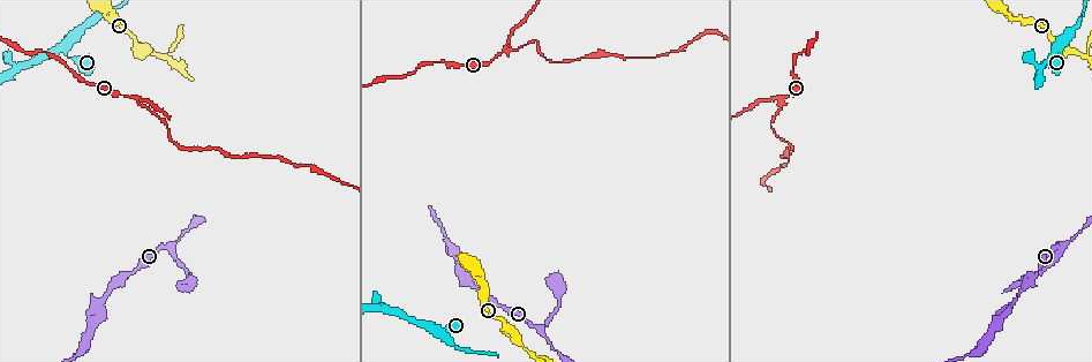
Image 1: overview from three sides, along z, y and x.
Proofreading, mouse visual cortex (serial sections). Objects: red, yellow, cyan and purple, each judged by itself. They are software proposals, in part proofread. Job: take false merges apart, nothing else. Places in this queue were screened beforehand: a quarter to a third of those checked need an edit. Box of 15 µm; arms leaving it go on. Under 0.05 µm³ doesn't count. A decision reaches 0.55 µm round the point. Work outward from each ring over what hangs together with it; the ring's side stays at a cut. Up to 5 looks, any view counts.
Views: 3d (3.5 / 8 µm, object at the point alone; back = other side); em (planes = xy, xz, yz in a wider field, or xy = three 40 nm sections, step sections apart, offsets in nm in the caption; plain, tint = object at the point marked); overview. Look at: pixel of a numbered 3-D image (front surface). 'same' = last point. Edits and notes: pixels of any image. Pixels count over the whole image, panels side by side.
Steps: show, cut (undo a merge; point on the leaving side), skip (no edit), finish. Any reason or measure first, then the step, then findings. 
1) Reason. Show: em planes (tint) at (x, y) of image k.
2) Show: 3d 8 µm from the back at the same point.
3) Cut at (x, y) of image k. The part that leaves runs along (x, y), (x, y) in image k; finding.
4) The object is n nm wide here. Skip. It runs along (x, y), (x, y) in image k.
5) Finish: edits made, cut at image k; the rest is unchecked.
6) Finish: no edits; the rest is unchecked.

Narrows sharply. Show: 3d 3.5 µm from the back at (105, 295) of image 1.

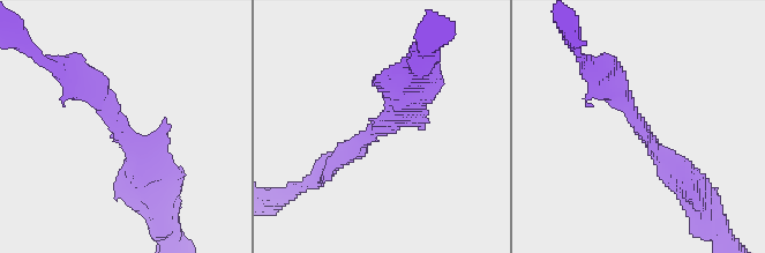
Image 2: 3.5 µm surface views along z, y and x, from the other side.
Show: em planes (plain) at (642, 133) of image 2.

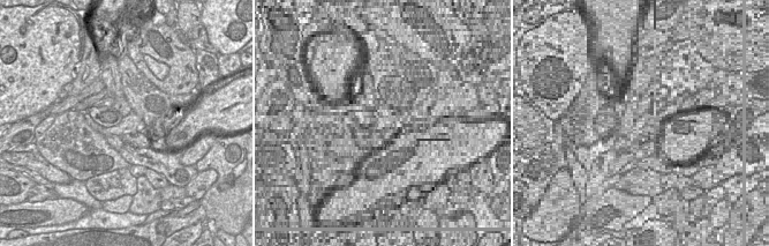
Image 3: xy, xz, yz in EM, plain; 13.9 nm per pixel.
Where the object lies. Show: em planes (tint) at the same point.

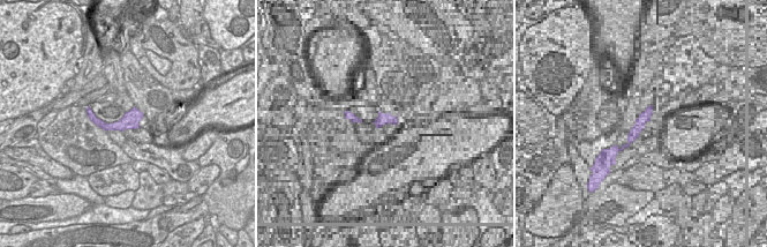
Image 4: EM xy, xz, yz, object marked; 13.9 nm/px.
The object is 240 nm wide here. Skip. It runs along (607, 75), (647, 142), (689, 188) in image 2; continuous, no second cell.

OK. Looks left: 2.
Abrupt turn. Show: 3d 3.5 µm at (540, 326) of image 1.

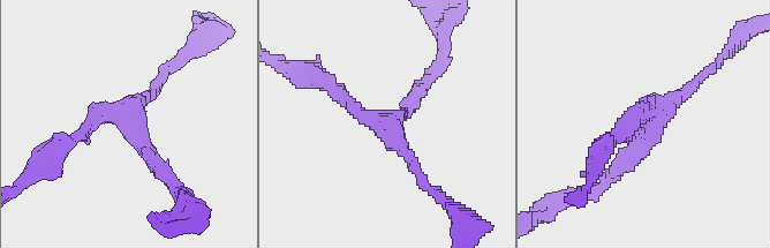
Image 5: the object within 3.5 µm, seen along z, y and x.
3 arms meet here; the arms are 200, 200, 200 nm wide; shape alone is not enough. Show: em xy step 5 (tint) at (650, 115) of image 5.

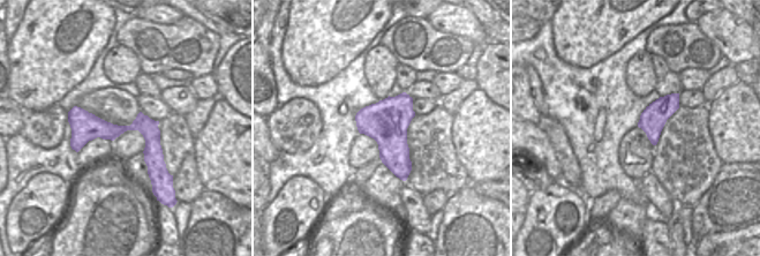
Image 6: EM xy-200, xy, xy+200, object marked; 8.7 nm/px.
Skip. It runs along (70, 114), (87, 127), (141, 127), (158, 172) in image 6; continuous, no second cell.

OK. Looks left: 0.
Finish: no edits; the rest is unchecked.

